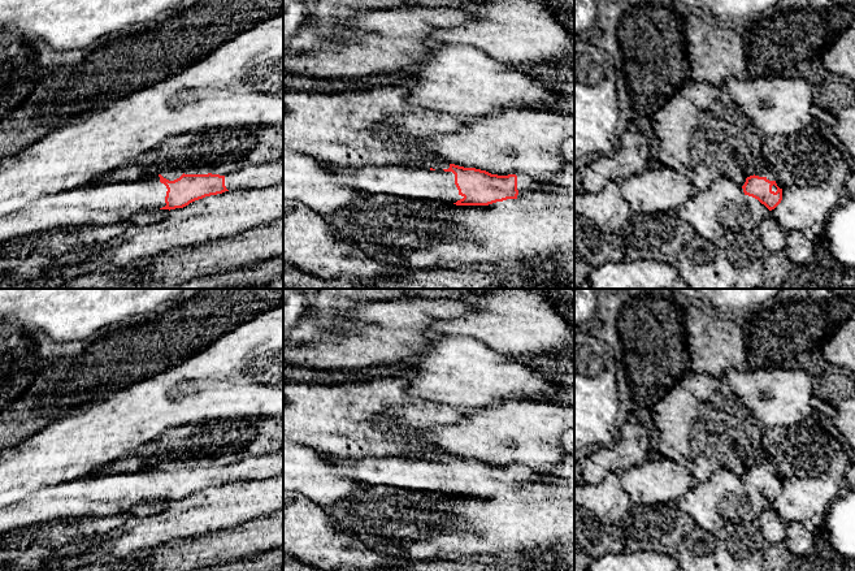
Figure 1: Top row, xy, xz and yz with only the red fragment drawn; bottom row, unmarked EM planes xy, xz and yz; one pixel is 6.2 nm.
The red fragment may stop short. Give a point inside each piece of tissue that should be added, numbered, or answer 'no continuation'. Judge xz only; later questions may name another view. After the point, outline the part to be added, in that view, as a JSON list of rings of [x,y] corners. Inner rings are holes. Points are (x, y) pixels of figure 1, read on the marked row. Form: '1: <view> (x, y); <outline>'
1: xz (416, 181); [[[412,160],[403,165],[340,168],[335,170],[335,177],[339,185],[363,191],[369,196],[382,194],[450,204],[464,198],[459,194],[452,172],[431,170]]]
2: xz (525, 184); [[[517,174],[517,198],[521,198],[525,193],[533,193],[535,190],[551,190],[551,185],[543,185],[537,178],[528,174]]]

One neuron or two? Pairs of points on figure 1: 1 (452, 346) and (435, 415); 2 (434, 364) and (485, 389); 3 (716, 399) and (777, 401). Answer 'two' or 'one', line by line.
1: two
2: one
3: two

